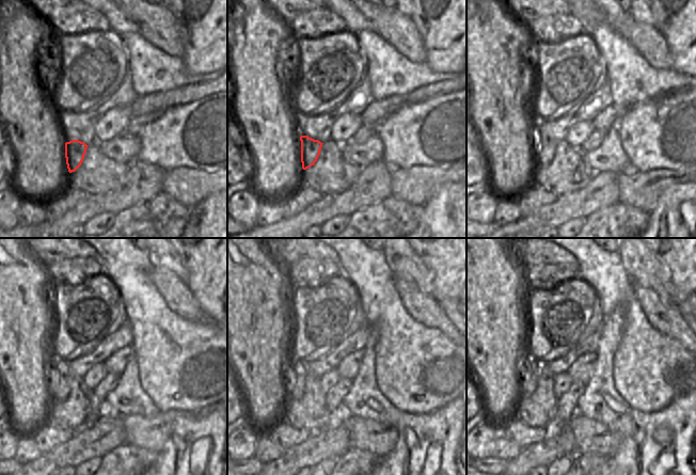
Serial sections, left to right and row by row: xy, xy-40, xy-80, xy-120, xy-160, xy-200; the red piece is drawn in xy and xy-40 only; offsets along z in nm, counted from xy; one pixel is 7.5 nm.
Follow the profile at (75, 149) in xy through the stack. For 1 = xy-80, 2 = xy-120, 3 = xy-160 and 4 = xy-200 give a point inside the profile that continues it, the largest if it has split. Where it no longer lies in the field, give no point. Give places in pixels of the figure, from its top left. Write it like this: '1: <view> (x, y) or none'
1: xy-80 (544, 146)
2: xy-120 (60, 385)
3: xy-160 (294, 383)
4: xy-200 (530, 380)

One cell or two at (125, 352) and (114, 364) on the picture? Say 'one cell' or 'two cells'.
one cell

